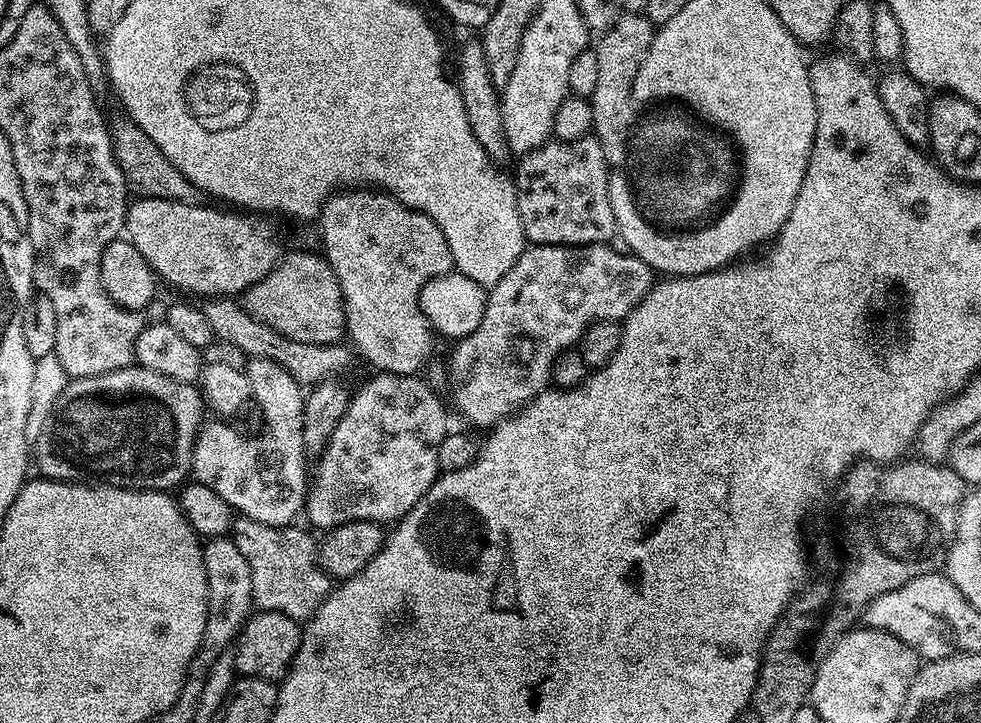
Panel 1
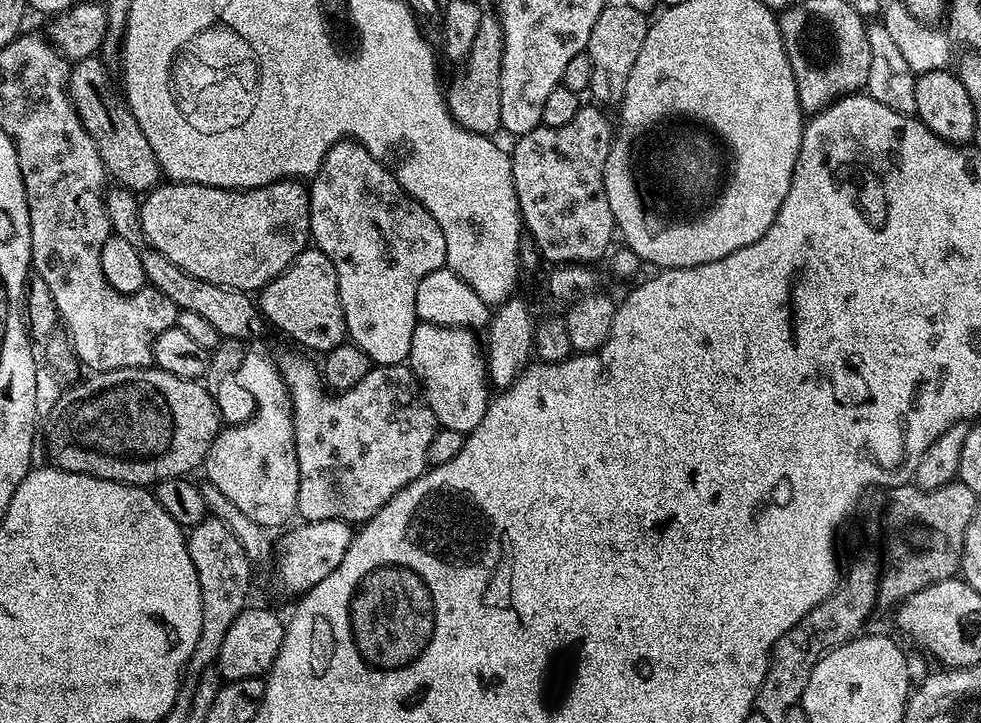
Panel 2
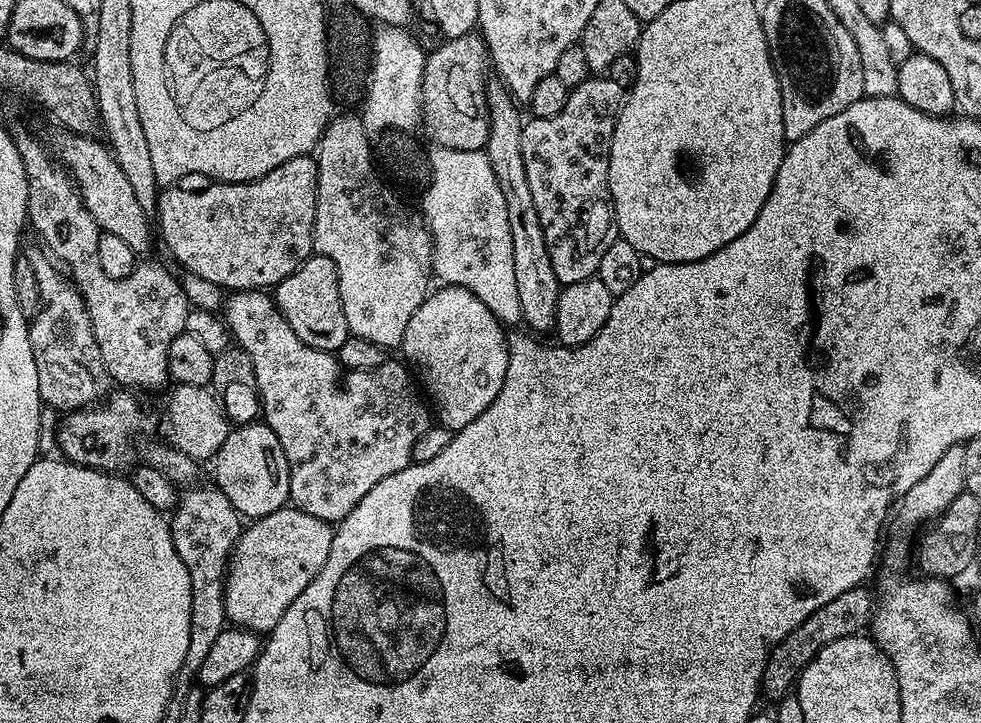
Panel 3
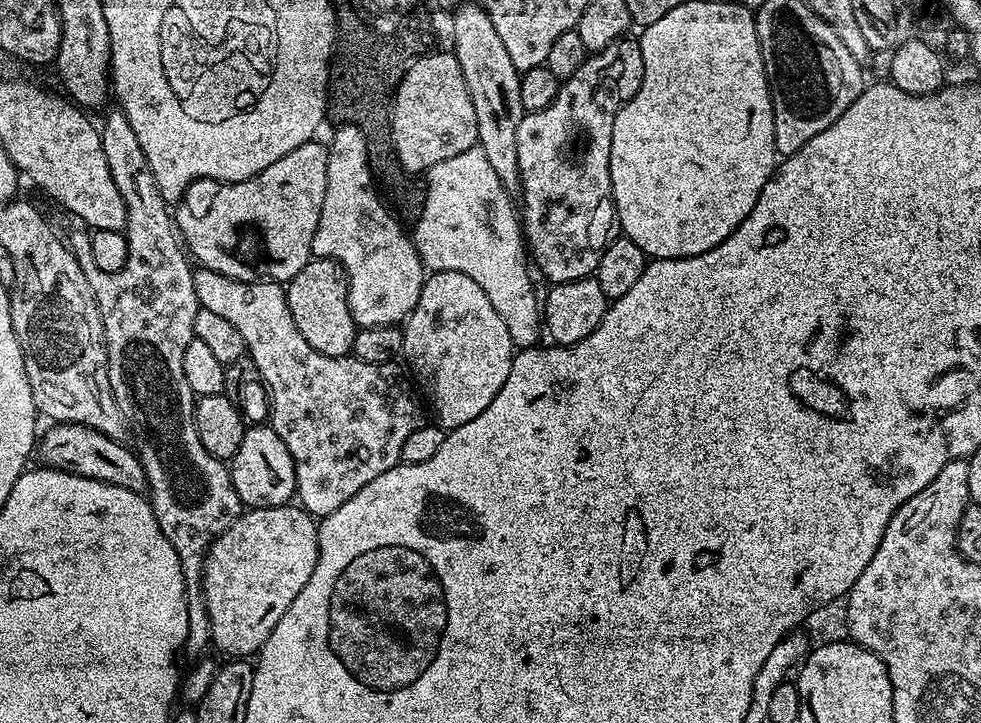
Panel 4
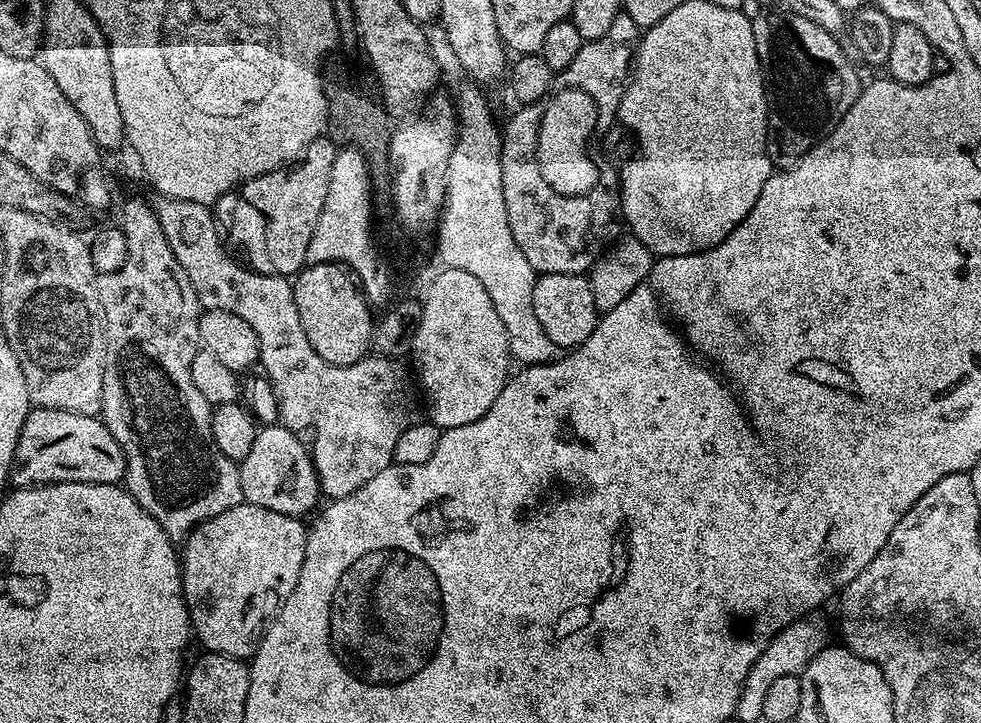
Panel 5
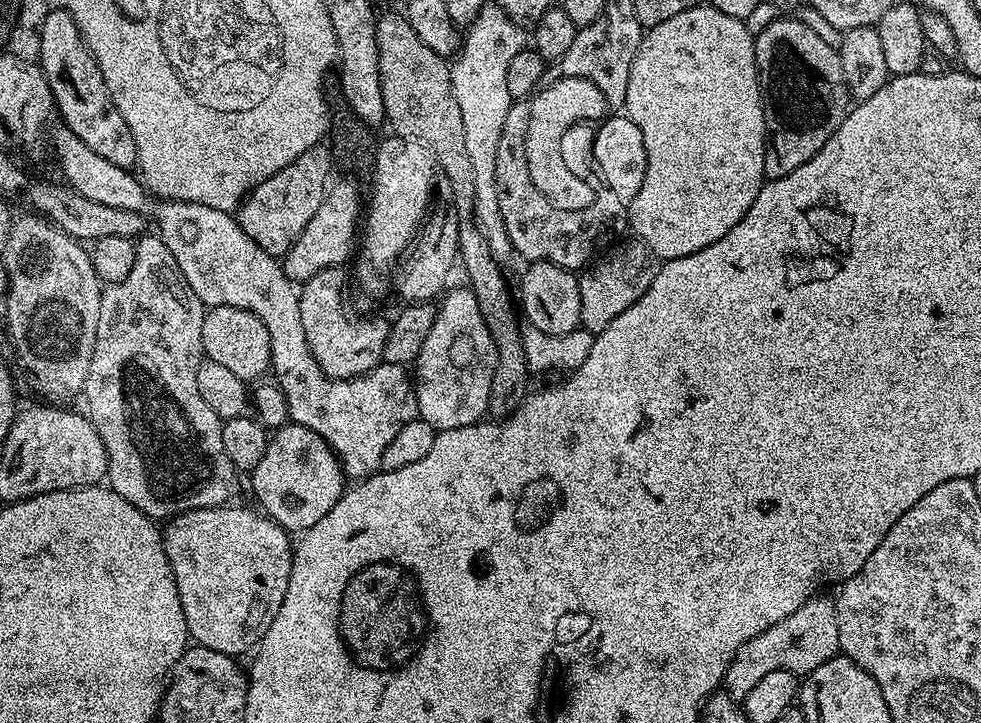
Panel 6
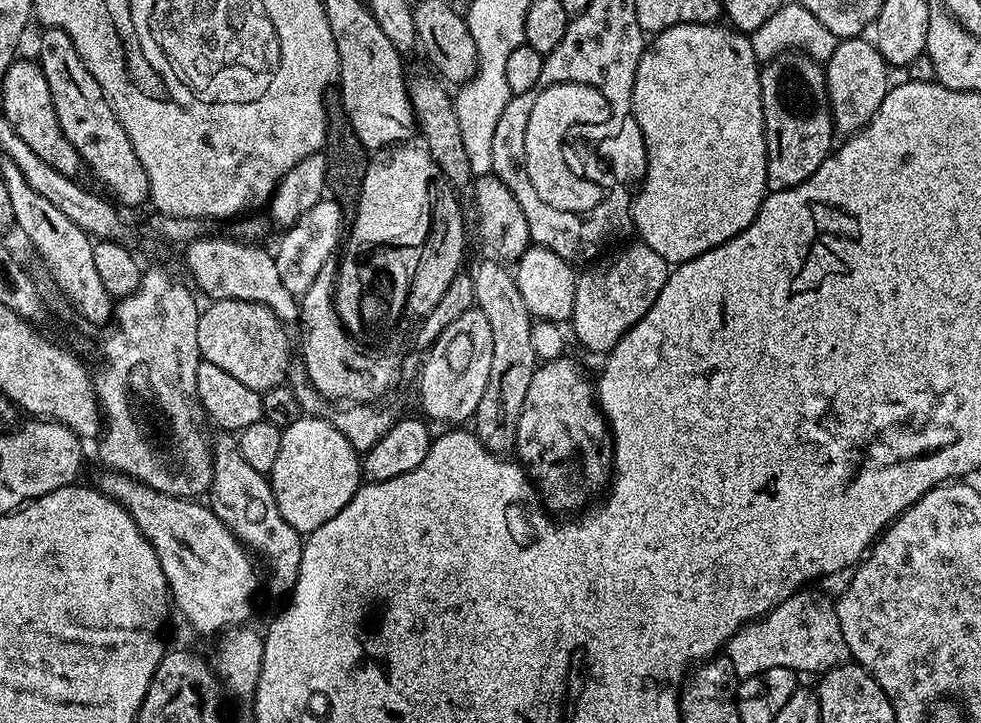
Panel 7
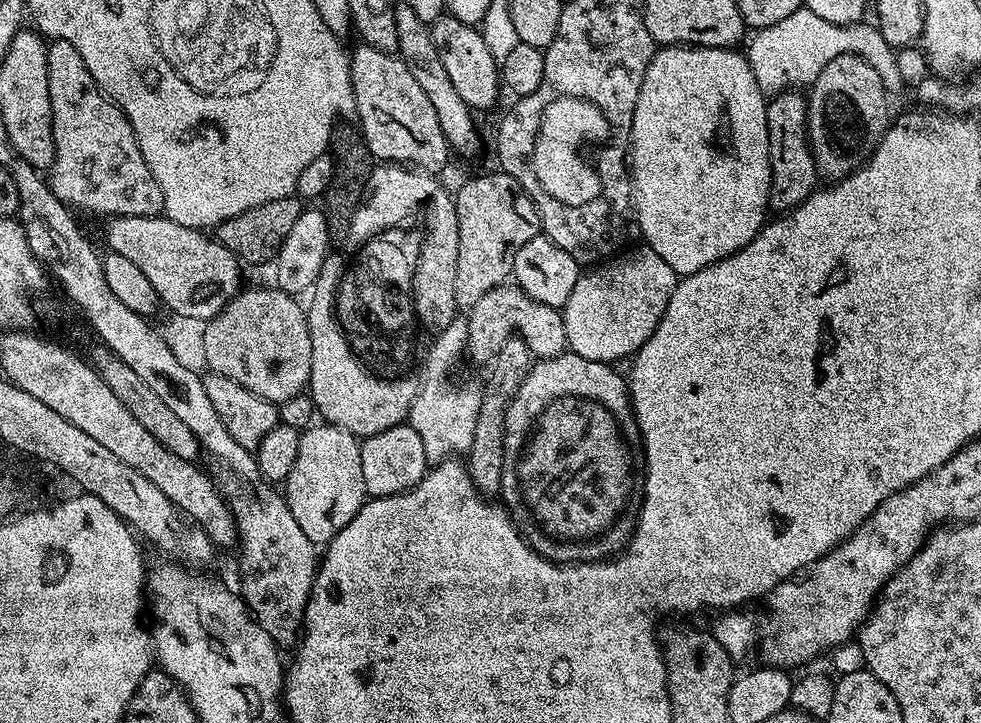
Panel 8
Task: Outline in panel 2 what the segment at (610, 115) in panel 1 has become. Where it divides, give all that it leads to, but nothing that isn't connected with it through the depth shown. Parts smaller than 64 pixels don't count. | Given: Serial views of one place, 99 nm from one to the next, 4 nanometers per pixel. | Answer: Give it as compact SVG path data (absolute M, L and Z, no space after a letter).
M627 2L609 3L602 14L598 14L598 22L594 22L594 30L590 30L590 42L586 49L590 62L594 65L594 75L590 78L590 96L597 100L593 100L597 105L619 105L630 78L630 70L634 70L634 62L638 62L642 42L646 42L649 23L649 17L645 13L634 10L634 6Z

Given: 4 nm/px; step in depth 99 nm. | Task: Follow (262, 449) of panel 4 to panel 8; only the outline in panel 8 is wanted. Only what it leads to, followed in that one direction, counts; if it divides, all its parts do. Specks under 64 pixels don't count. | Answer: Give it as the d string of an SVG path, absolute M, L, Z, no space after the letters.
M317 423L303 429L300 444L288 479L283 481L282 495L294 514L302 534L317 546L327 545L358 514L366 493L362 482L362 470L358 466L358 444L346 430L333 424Z

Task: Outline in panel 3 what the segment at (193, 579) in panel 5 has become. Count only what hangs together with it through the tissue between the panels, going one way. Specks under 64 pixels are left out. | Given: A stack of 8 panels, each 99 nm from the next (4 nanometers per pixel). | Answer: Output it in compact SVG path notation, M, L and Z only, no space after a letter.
M285 506L274 510L274 514L253 519L252 524L241 531L236 539L236 546L228 557L228 570L224 577L224 605L228 615L227 623L237 628L247 628L257 634L271 633L274 626L286 614L290 602L314 582L318 570L326 566L326 558L332 545L333 525L322 518L314 518L314 514L306 514L302 510Z

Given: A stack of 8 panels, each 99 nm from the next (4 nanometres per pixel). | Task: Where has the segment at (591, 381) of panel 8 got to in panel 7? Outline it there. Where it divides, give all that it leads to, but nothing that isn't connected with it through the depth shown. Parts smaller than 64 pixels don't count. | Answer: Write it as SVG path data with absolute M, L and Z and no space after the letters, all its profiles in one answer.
M568 359L549 360L537 367L530 382L530 390L526 390L524 409L518 418L518 434L514 449L519 463L524 465L529 477L535 481L534 487L543 507L552 514L572 514L580 510L575 508L582 507L584 500L576 491L603 493L614 475L612 429L608 427L608 421L604 419L604 413L600 410L597 389L593 381L592 384L588 381L583 366Z

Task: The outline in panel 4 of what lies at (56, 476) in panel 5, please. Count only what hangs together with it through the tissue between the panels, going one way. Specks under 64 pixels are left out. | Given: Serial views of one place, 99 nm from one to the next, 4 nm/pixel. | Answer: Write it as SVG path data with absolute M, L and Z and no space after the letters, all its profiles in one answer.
M81 424L51 425L48 433L41 435L38 440L39 463L49 468L57 468L70 474L85 476L91 480L101 480L114 486L122 486L131 492L141 494L148 491L148 479L146 470L142 466L139 455L127 443L112 440L106 434L102 434L93 428L87 428Z

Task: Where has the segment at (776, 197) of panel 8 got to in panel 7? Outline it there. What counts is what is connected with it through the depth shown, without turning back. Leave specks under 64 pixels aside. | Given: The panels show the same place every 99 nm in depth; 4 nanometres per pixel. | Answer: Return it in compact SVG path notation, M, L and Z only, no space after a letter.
M783 52L760 70L760 93L766 138L768 192L790 190L818 170L833 151L832 107L828 104L825 65L804 52Z

